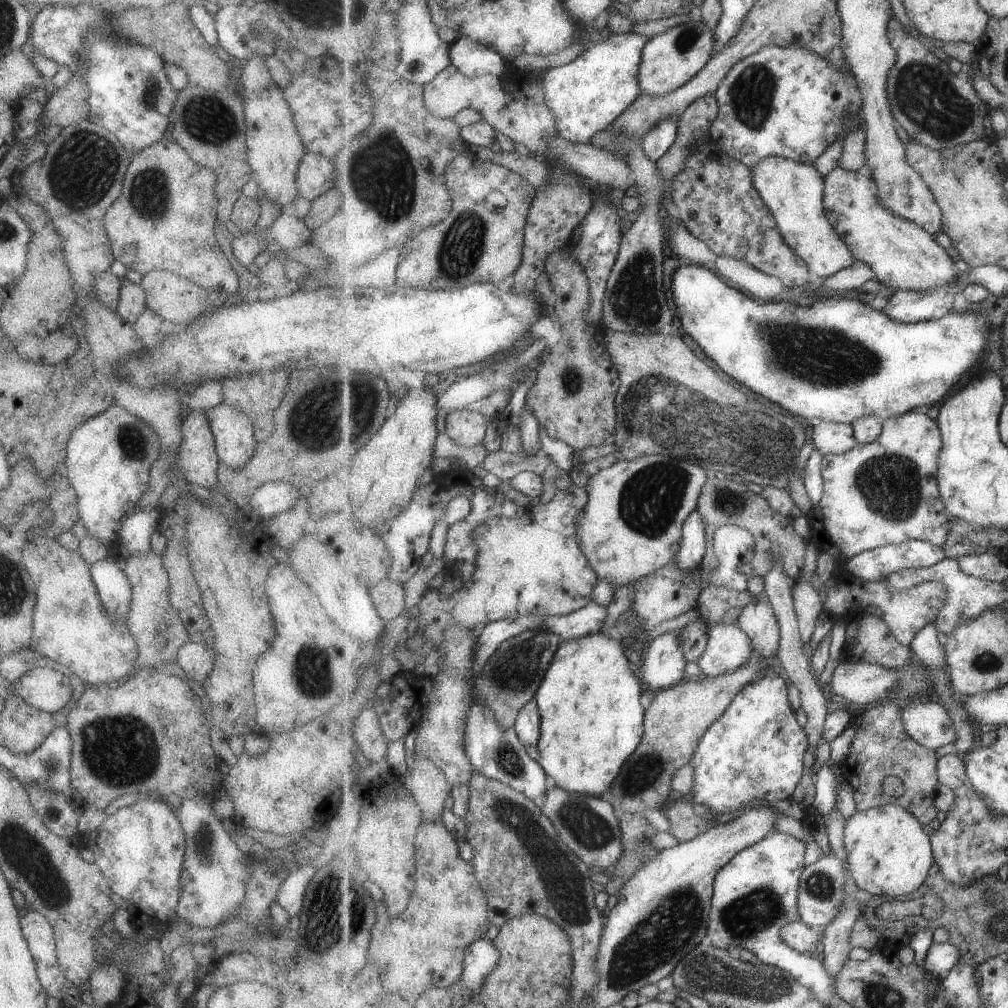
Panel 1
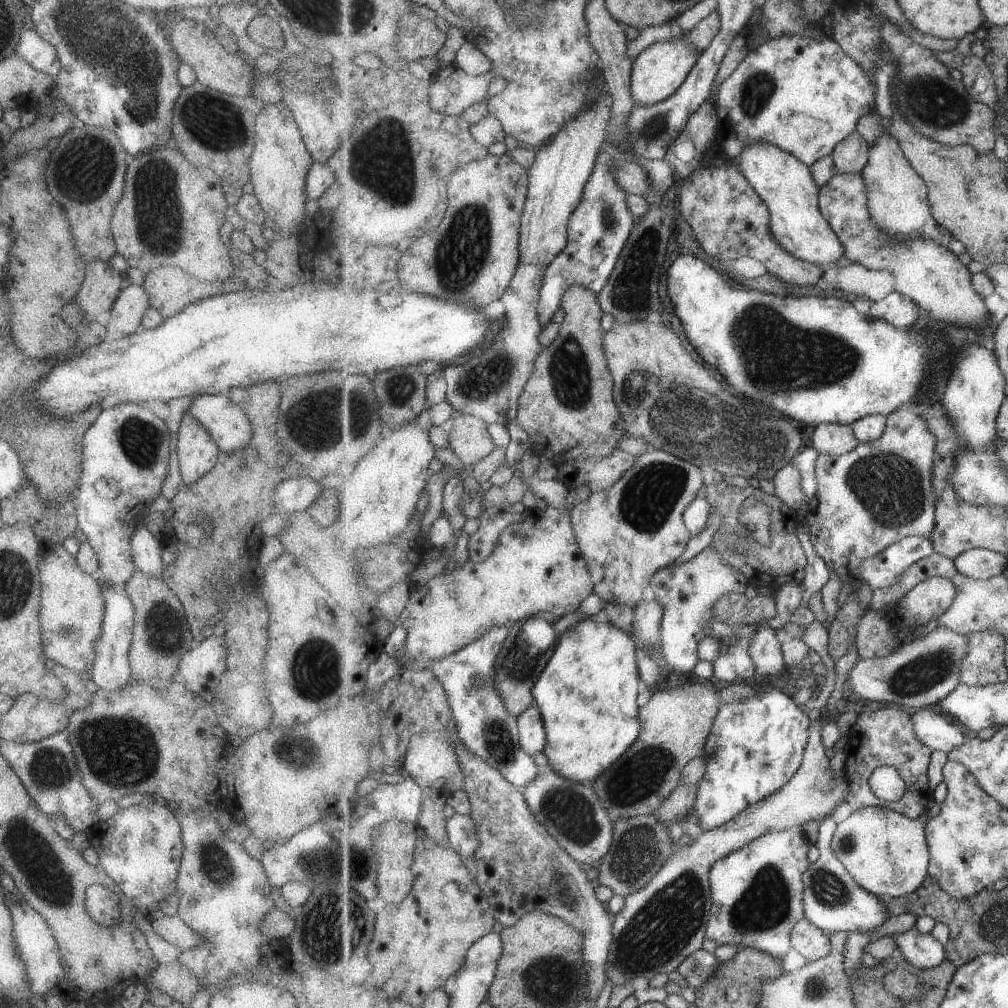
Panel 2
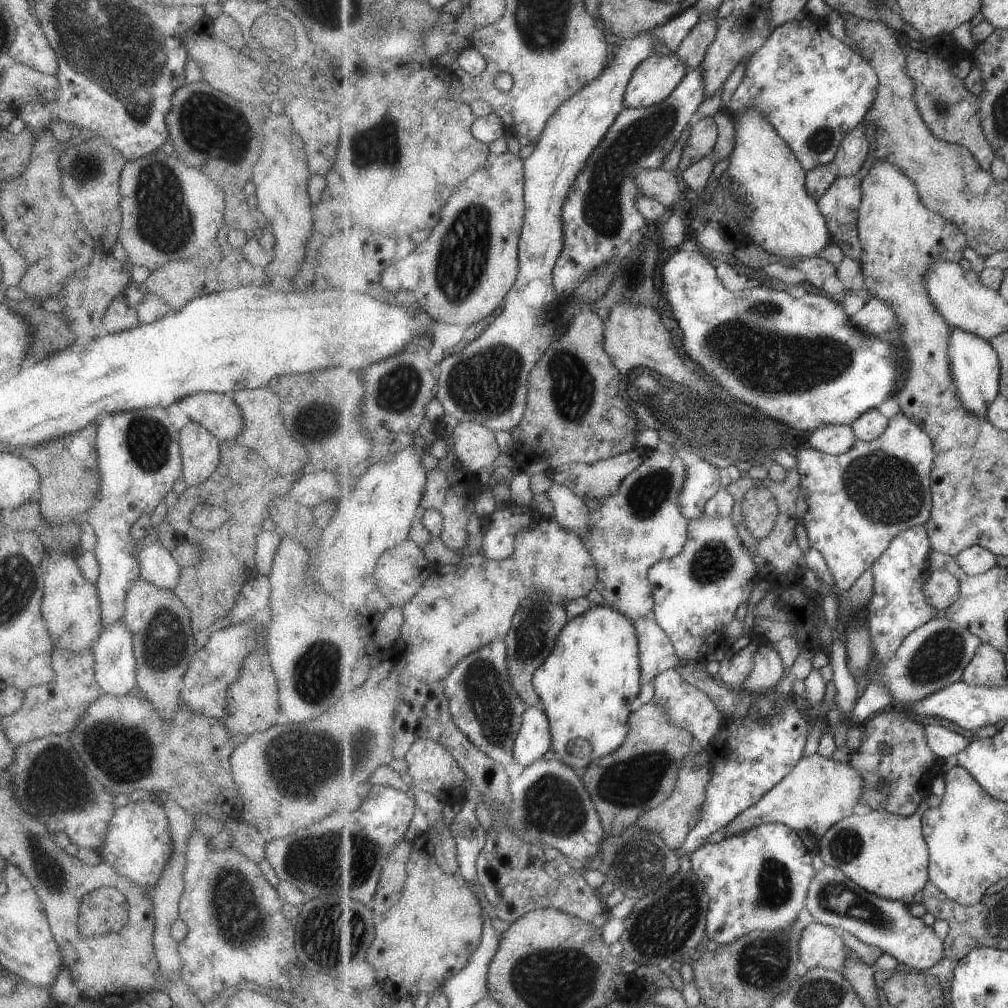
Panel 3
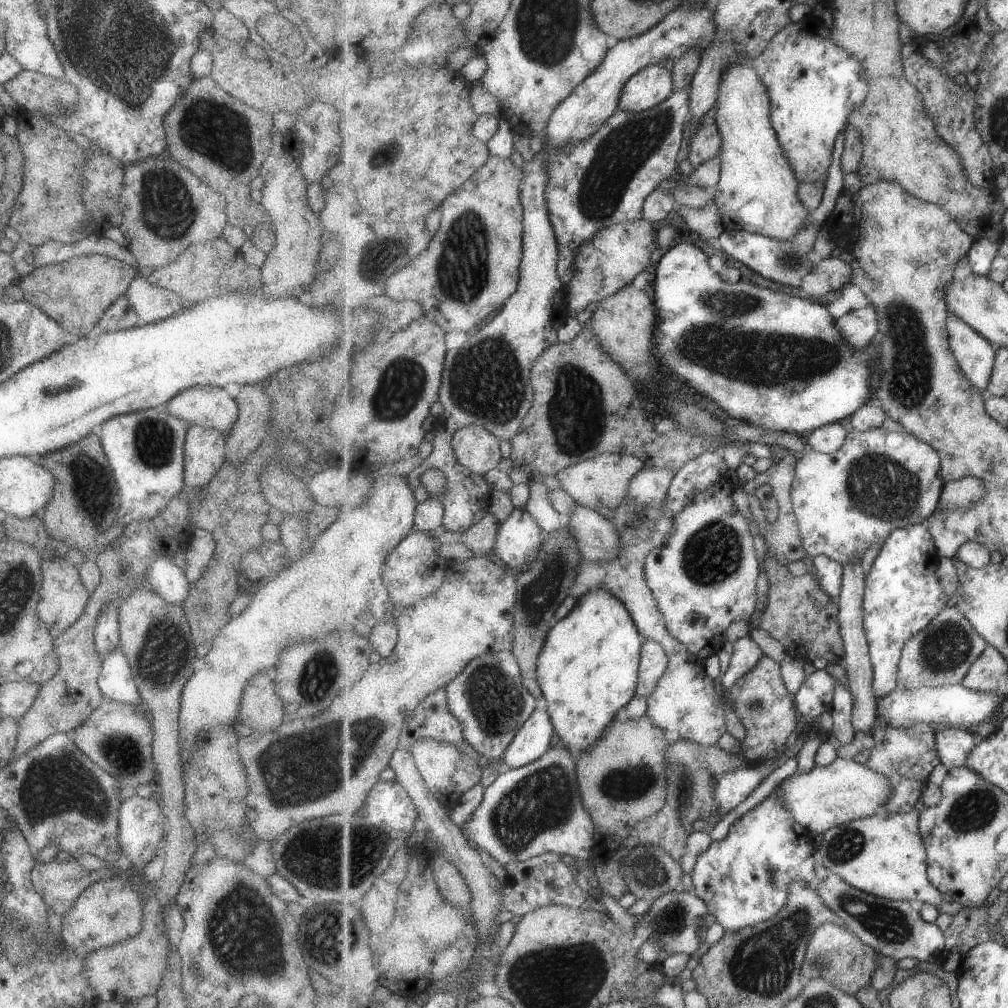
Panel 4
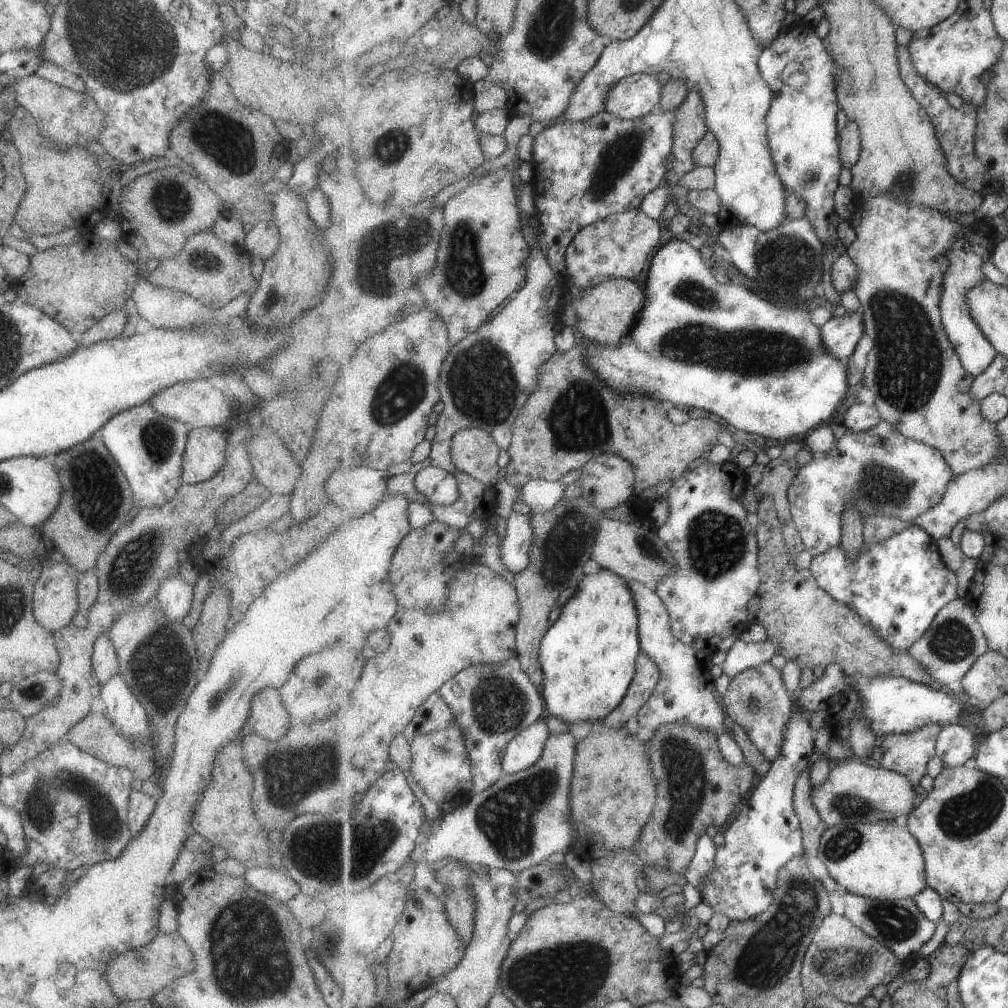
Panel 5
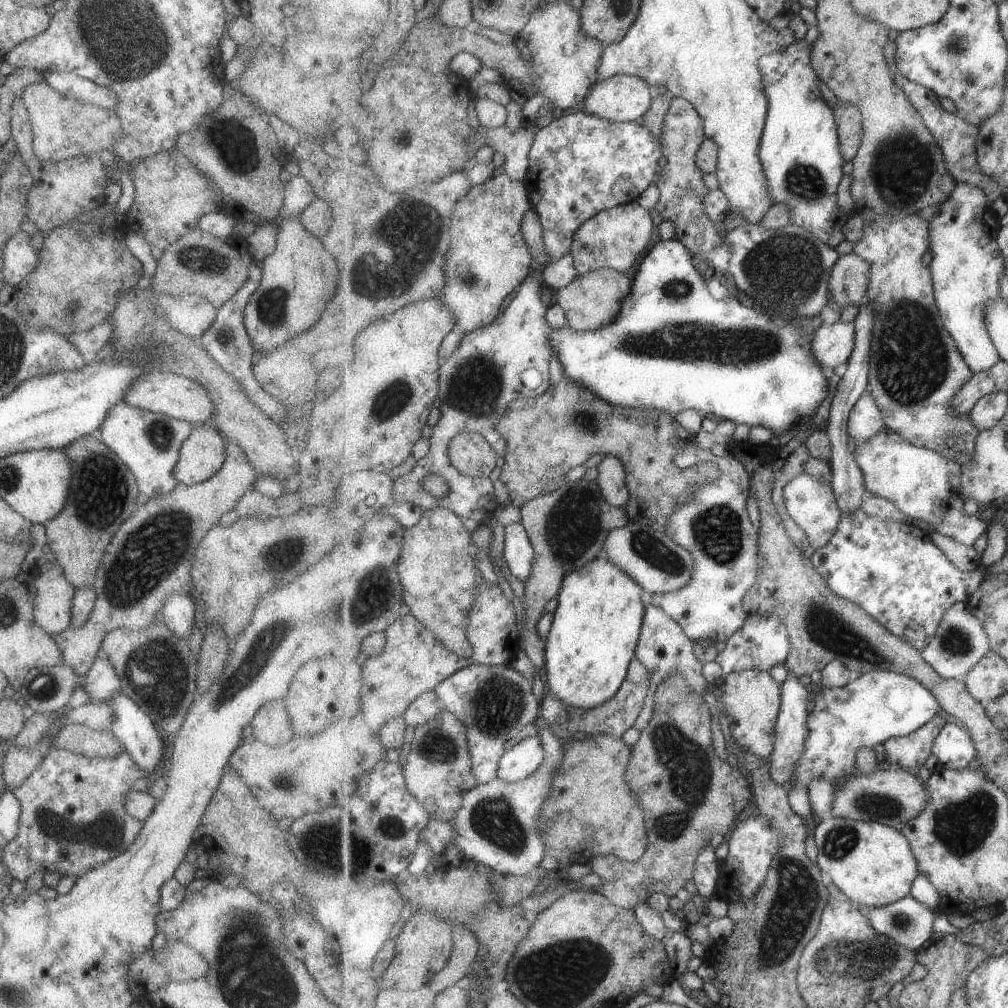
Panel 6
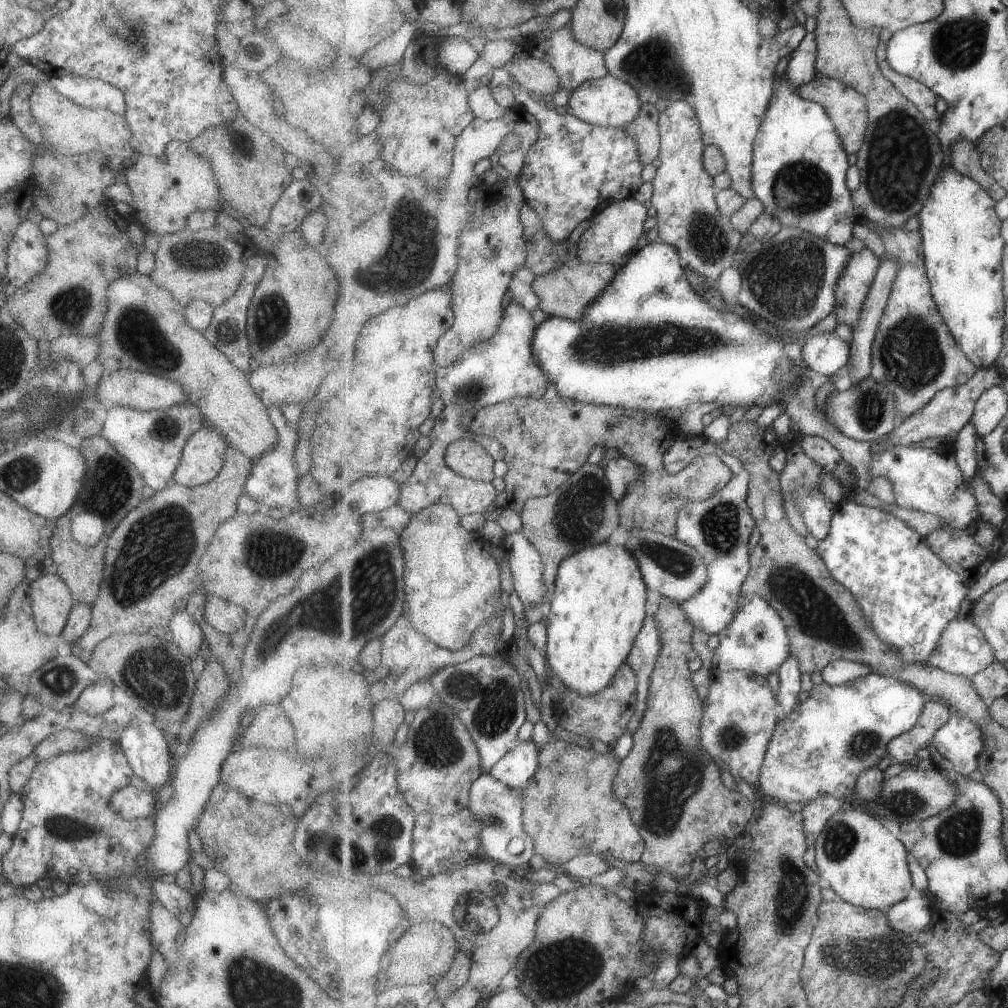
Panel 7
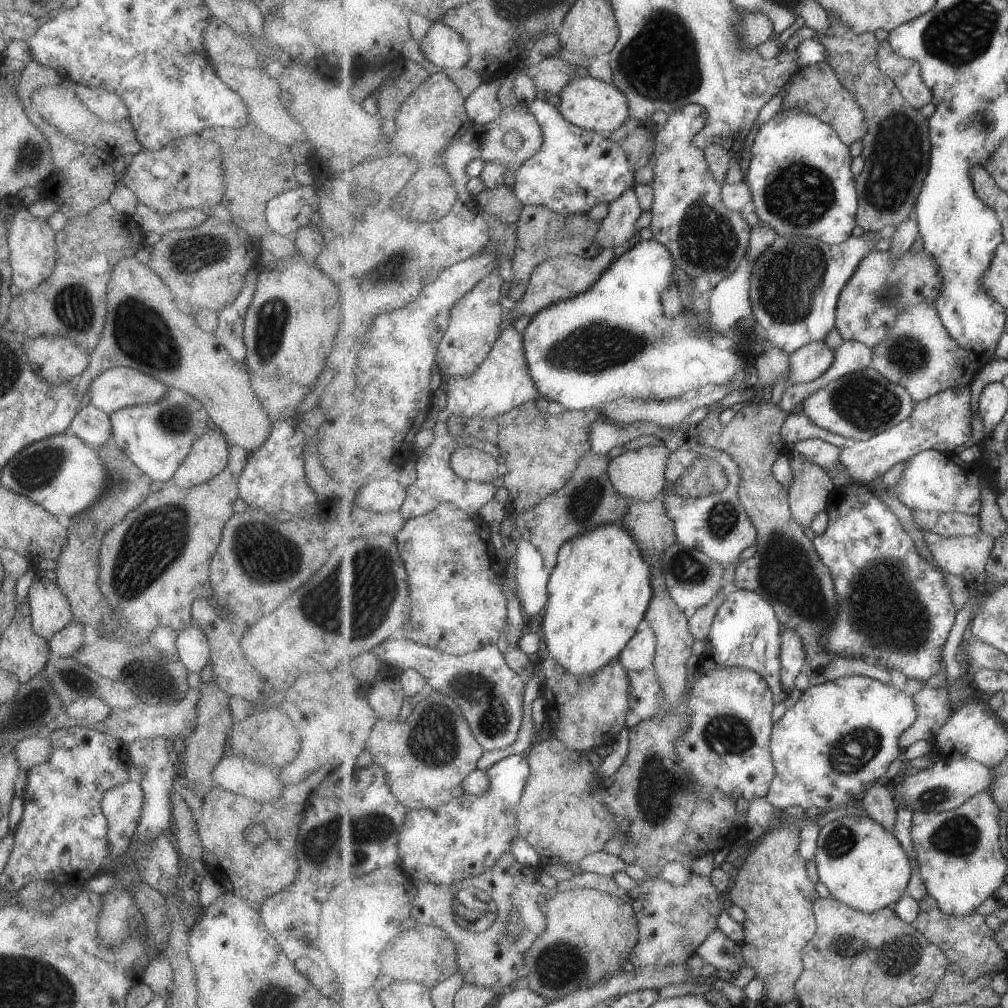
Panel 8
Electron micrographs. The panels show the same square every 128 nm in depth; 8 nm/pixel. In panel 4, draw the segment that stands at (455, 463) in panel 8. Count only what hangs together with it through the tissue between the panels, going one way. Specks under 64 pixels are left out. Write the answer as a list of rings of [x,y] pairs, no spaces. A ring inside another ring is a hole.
[[[469,425],[461,428],[454,434],[452,441],[458,461],[470,472],[484,476],[490,470],[500,467],[501,446],[499,444],[502,440],[483,425]]]

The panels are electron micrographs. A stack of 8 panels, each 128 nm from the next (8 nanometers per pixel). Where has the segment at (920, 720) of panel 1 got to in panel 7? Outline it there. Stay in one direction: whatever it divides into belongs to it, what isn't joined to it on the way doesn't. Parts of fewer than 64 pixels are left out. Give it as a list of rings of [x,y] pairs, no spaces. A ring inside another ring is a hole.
[[[954,712],[951,720],[929,742],[928,750],[942,771],[971,776],[971,772],[979,768],[985,742],[987,738],[983,736],[983,730],[973,720]]]

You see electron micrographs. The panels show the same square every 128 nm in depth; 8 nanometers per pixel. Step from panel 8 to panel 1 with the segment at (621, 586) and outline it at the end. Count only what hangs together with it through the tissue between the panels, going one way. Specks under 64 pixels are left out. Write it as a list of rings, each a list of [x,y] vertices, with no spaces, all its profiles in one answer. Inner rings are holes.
[[[603,632],[588,635],[582,638],[565,641],[556,653],[552,666],[549,668],[548,674],[543,681],[541,689],[537,692],[536,700],[540,707],[542,715],[542,736],[536,745],[539,750],[538,762],[543,766],[545,773],[555,786],[563,788],[572,794],[581,794],[591,797],[607,796],[607,792],[612,788],[613,782],[616,782],[618,775],[622,772],[622,767],[629,761],[629,758],[639,749],[643,737],[643,720],[646,718],[646,711],[641,704],[641,695],[643,694],[642,683],[637,680],[635,672],[631,670],[629,664],[630,648],[626,642],[617,642]]]

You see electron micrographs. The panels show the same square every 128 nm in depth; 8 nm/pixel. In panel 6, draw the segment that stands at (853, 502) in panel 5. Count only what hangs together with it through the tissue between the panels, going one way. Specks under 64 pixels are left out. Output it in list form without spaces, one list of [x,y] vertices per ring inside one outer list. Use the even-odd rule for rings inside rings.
[[[887,426],[870,440],[856,442],[853,450],[856,462],[863,472],[865,489],[868,494],[893,502],[906,516],[933,524],[935,531],[939,534],[949,536],[965,547],[976,547],[977,540],[987,533],[989,525],[983,523],[978,518],[978,514],[969,516],[963,512],[965,502],[961,487],[962,466],[957,462],[949,461],[935,450],[914,446]],[[802,473],[784,486],[784,501],[786,509],[795,523],[808,535],[810,545],[815,549],[825,547],[839,529],[842,513],[832,486],[823,482],[822,478],[813,478]]]

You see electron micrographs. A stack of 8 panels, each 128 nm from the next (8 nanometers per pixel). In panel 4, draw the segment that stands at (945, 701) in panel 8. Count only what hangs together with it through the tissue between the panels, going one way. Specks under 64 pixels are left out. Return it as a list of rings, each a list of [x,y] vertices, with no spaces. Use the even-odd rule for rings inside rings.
[[[883,722],[882,725],[875,726],[871,735],[874,739],[873,748],[862,750],[854,759],[891,780],[893,794],[889,796],[883,810],[890,815],[911,812],[919,804],[923,788],[929,784],[933,770],[942,763],[936,742],[937,732],[929,723],[913,724],[911,728],[897,728]]]

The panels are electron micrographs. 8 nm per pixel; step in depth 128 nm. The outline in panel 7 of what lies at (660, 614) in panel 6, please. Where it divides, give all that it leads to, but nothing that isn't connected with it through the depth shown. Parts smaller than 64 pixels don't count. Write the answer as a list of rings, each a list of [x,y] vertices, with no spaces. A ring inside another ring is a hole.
[[[649,615],[644,622],[643,628],[637,636],[637,640],[629,654],[627,664],[631,664],[637,672],[637,712],[633,714],[633,718],[628,724],[628,732],[633,736],[641,722],[649,706],[651,678],[657,666],[657,660],[663,650],[663,641],[661,636],[660,622],[653,615]]]

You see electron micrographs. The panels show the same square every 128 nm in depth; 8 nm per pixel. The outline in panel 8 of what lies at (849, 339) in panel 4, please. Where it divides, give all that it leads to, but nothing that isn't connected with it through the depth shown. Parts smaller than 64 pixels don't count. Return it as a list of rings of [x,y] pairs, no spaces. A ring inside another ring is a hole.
[[[811,342],[790,355],[790,382],[809,384],[831,369],[835,362],[836,350],[829,348],[825,342]]]

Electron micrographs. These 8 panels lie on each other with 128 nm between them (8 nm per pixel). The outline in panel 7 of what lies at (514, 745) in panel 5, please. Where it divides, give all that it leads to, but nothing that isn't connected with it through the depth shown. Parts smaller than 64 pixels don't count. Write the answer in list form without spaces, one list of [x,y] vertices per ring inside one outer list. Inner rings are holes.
[[[533,740],[521,742],[493,766],[490,774],[509,788],[521,788],[537,772],[541,749]]]

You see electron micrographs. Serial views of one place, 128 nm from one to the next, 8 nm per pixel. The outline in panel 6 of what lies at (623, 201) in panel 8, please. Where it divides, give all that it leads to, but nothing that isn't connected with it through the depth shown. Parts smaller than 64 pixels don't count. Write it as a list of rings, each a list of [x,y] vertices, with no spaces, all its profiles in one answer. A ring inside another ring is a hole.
[[[638,202],[620,205],[593,216],[575,234],[570,254],[580,275],[587,275],[601,268],[629,272],[639,262],[641,254],[653,238],[655,222],[651,214]]]

